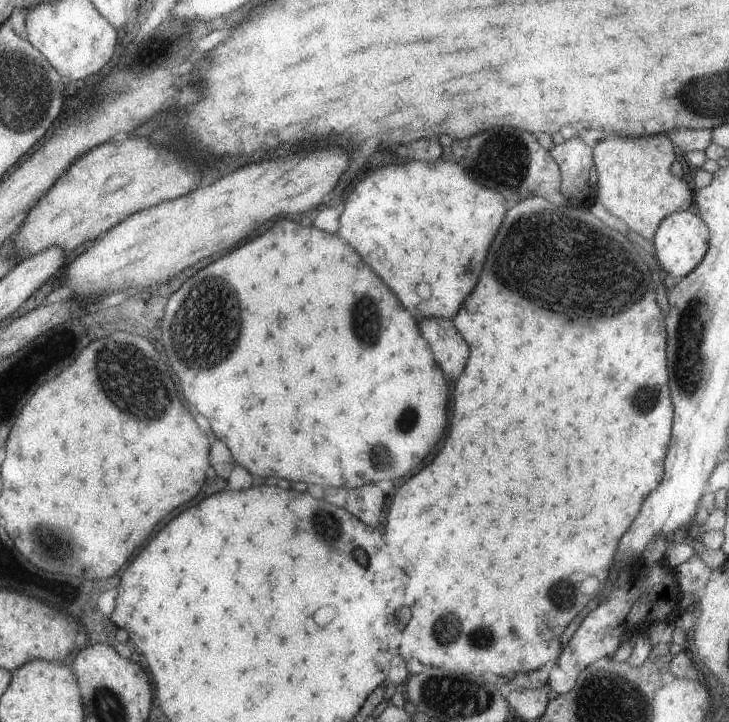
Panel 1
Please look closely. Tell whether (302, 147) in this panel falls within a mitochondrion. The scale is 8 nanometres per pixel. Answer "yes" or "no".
no

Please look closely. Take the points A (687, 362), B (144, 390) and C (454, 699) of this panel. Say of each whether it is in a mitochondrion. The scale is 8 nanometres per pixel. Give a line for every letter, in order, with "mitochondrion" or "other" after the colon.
A: mitochondrion
B: mitochondrion
C: mitochondrion

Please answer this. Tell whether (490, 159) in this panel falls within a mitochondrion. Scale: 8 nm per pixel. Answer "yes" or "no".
yes

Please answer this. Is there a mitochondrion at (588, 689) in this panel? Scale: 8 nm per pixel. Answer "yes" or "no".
yes

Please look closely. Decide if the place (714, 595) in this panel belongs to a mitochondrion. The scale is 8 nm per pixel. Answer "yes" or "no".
no

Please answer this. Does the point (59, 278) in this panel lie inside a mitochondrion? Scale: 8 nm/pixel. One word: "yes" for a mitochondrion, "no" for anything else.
no

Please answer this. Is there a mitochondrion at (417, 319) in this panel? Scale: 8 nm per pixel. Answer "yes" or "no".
no

